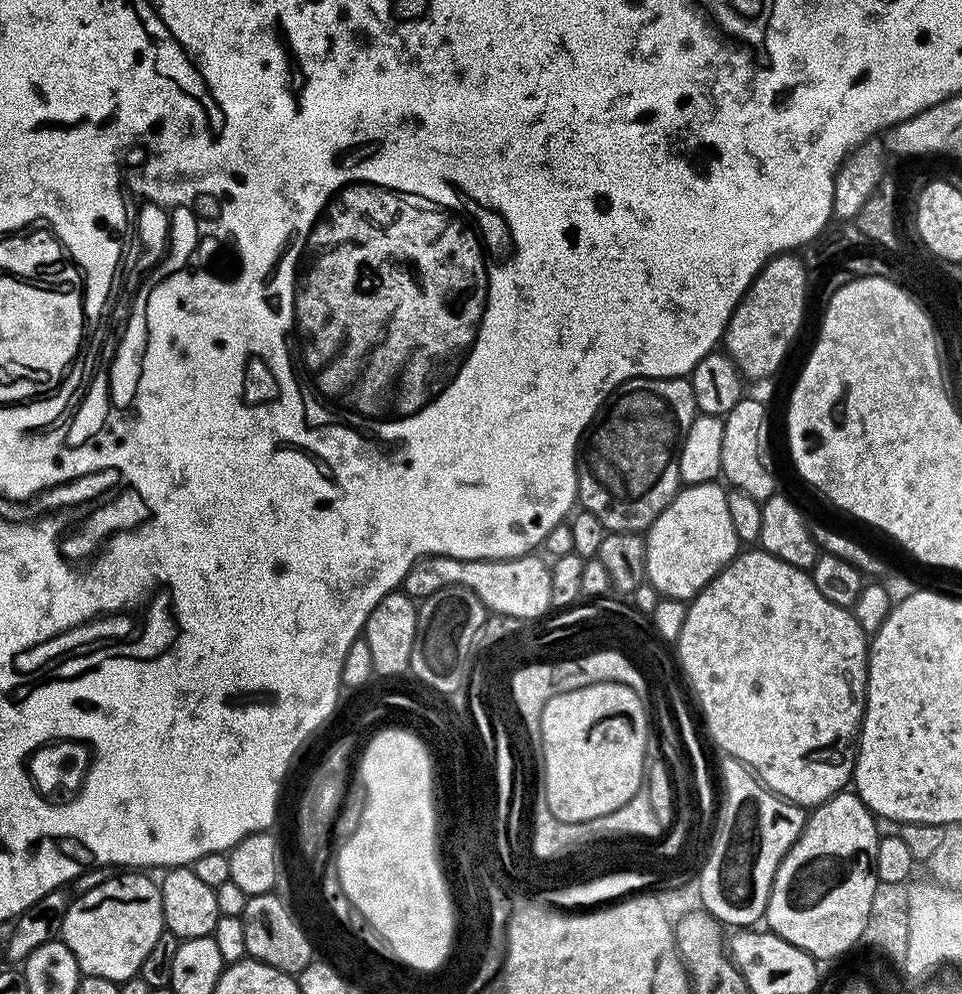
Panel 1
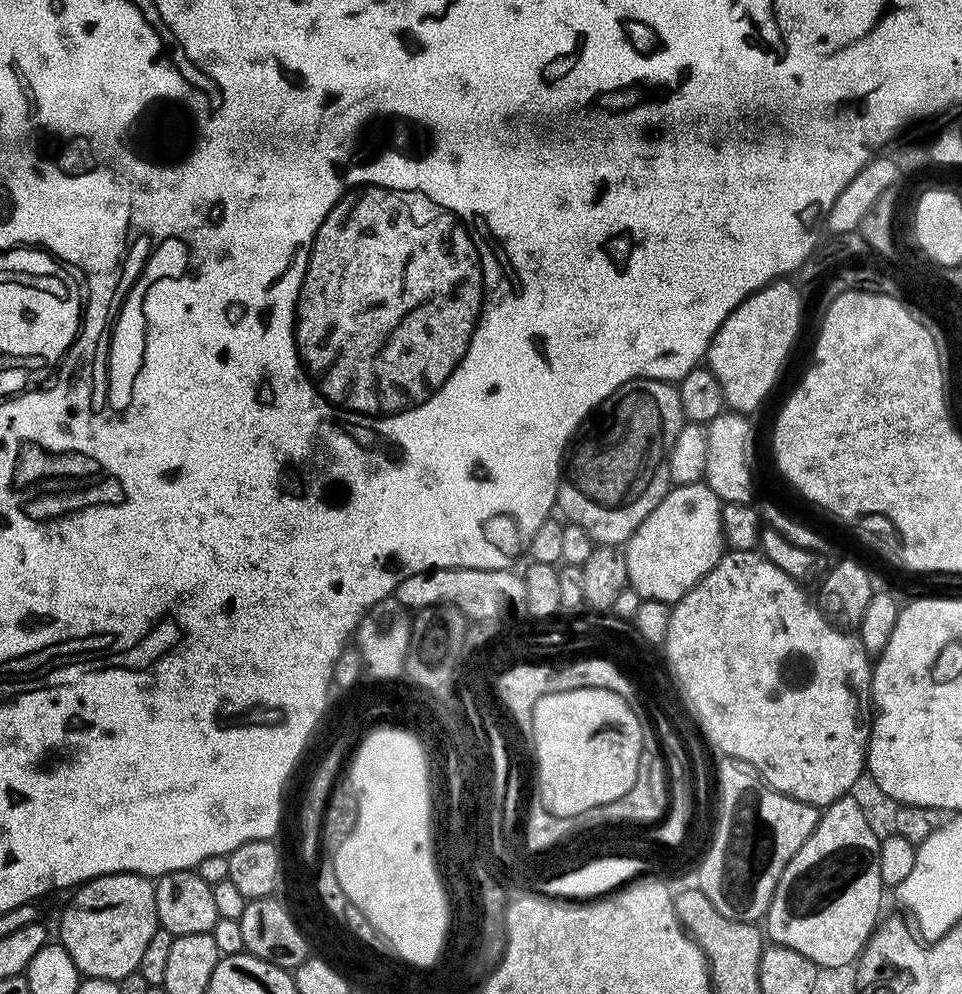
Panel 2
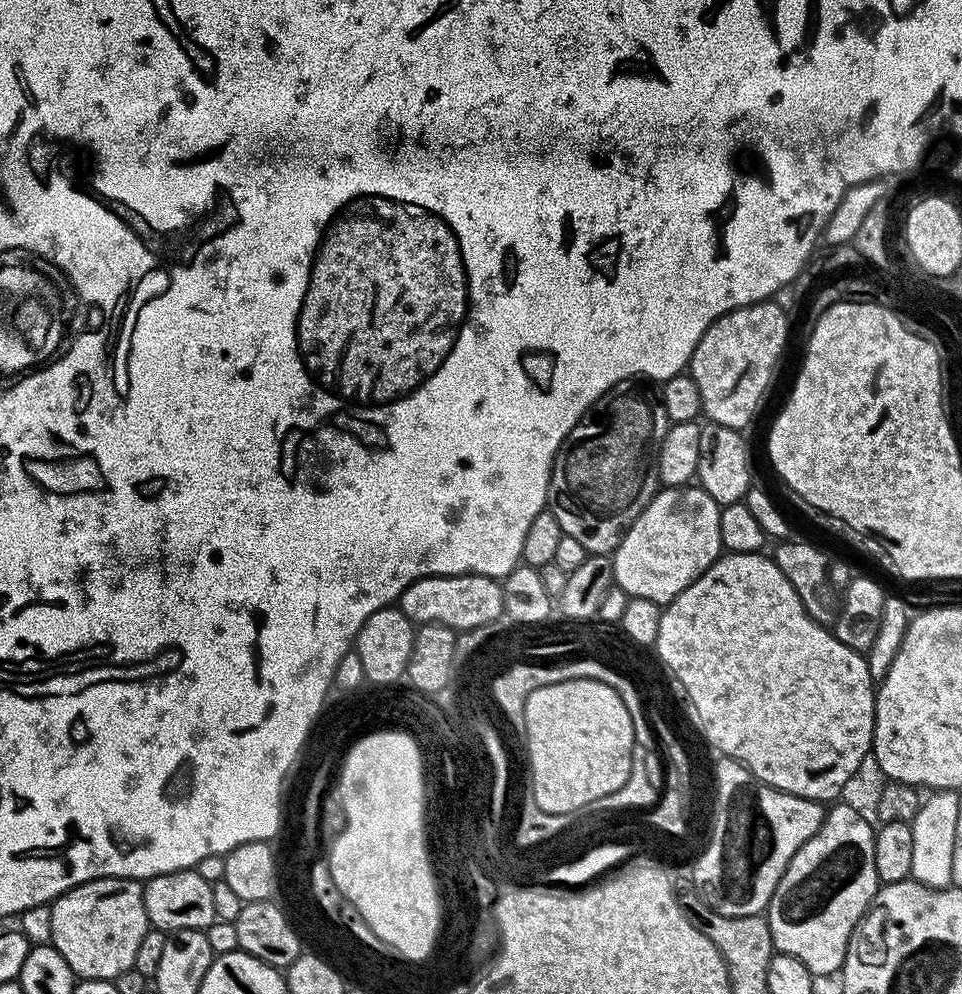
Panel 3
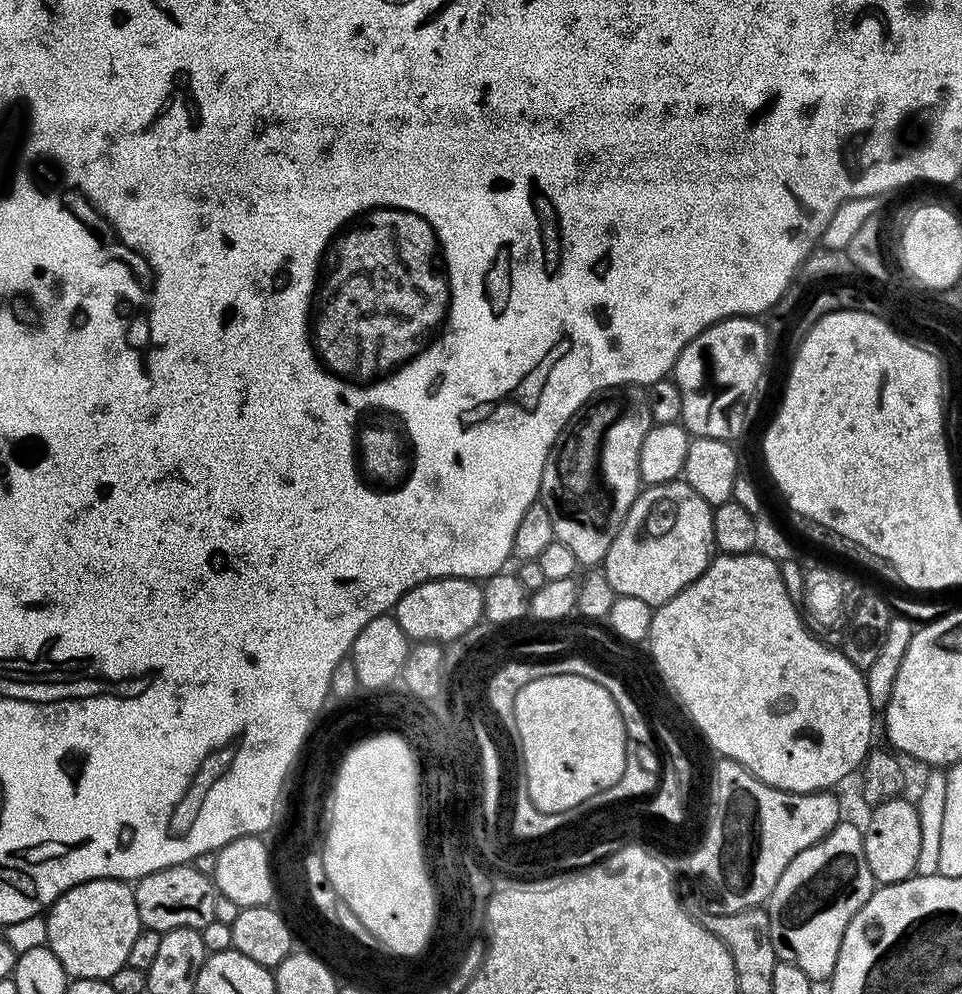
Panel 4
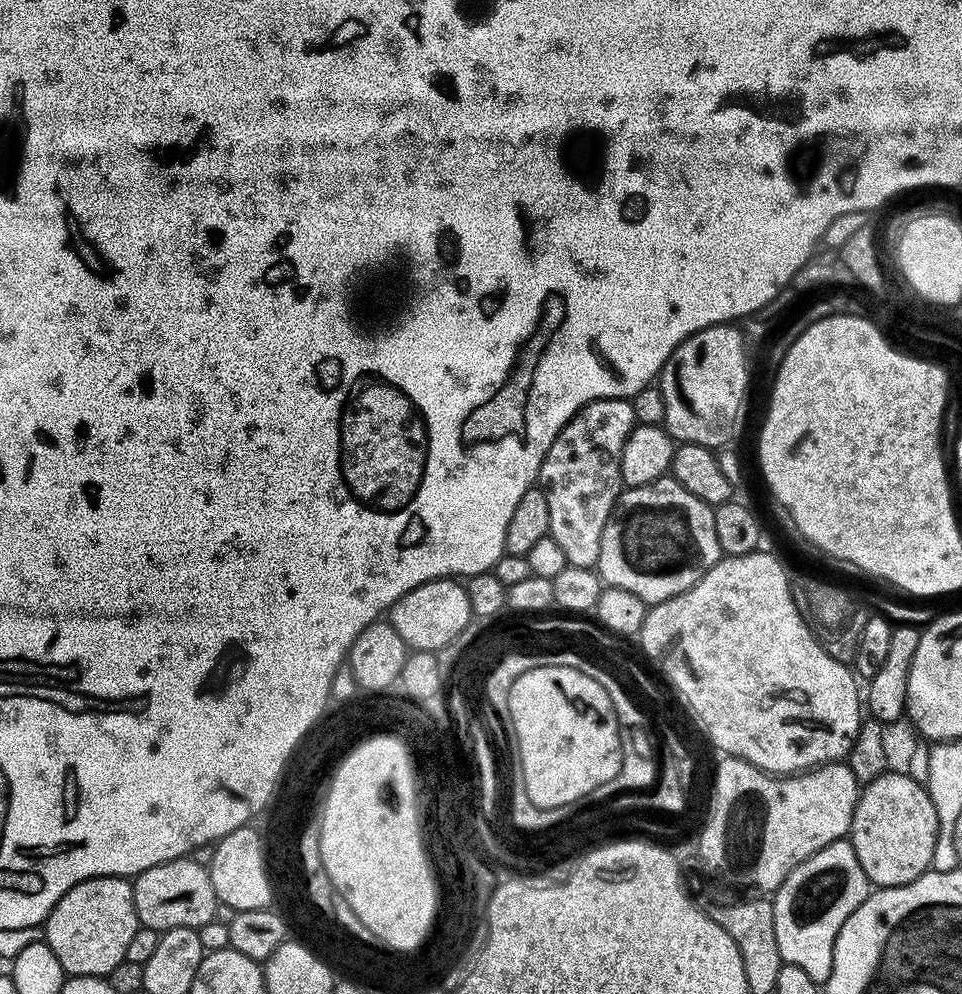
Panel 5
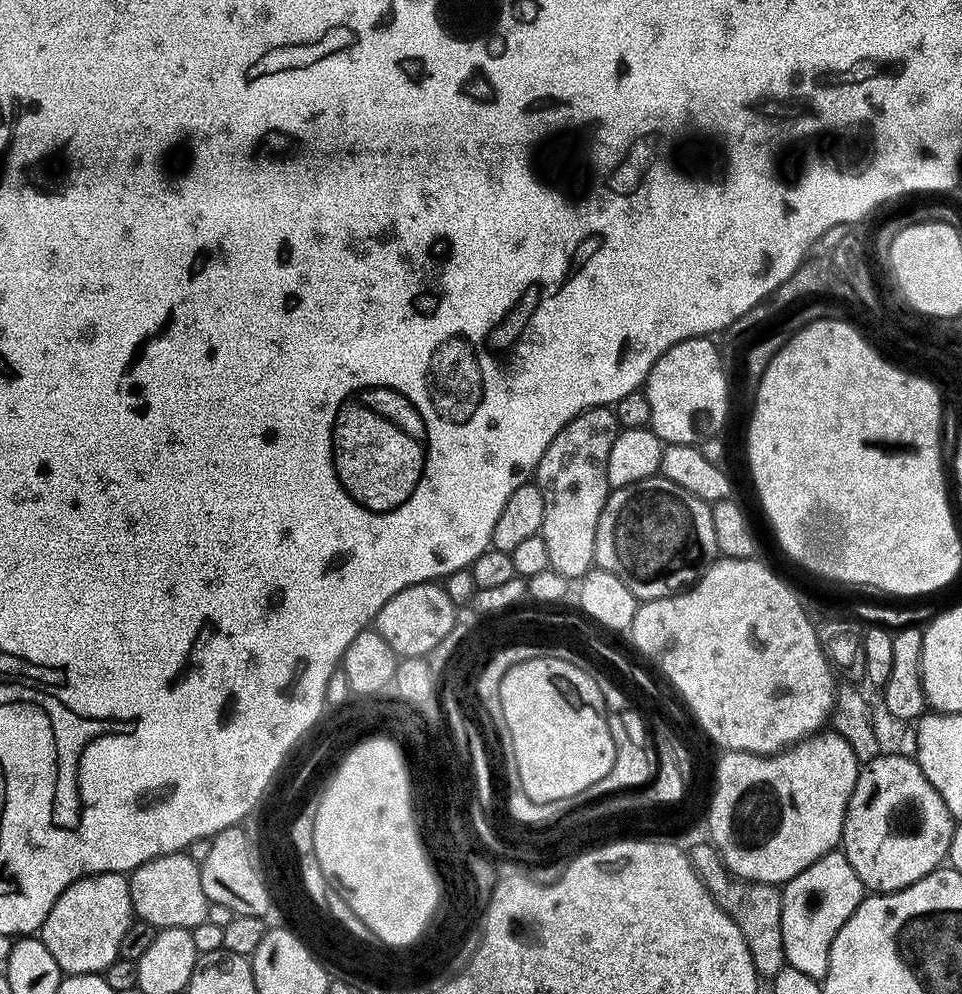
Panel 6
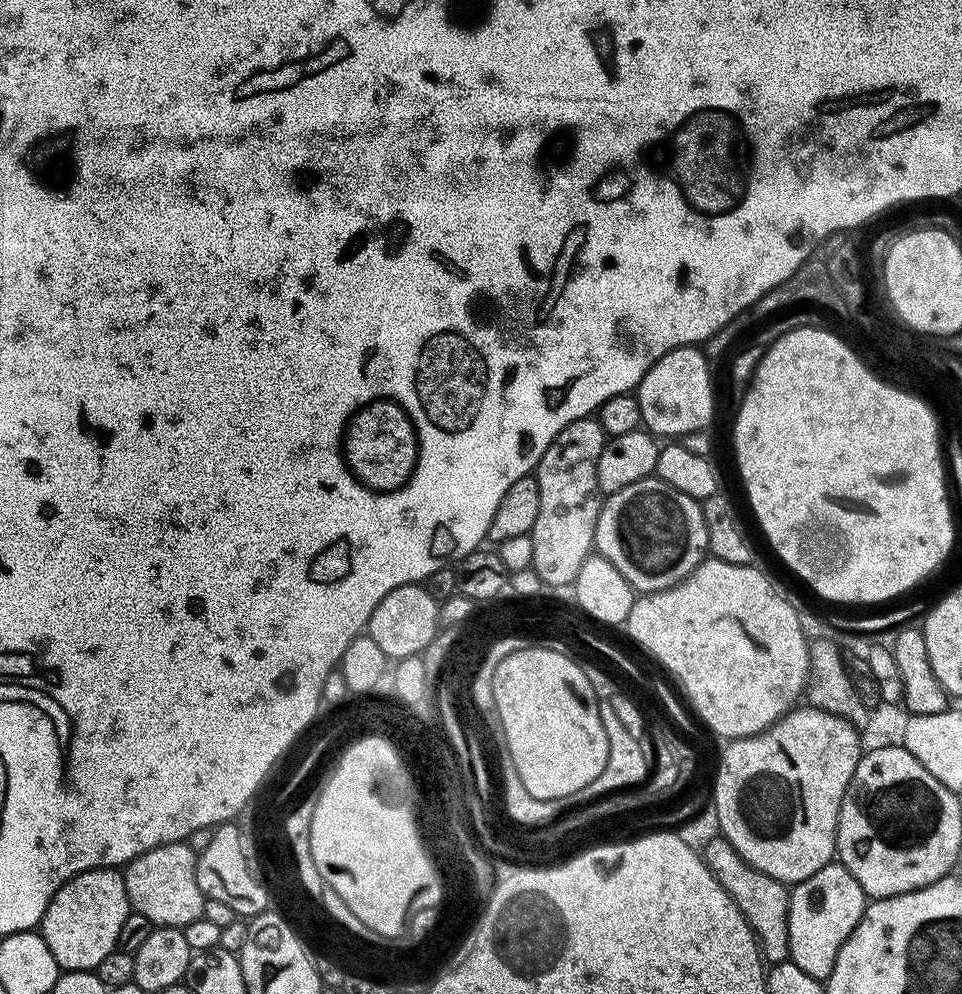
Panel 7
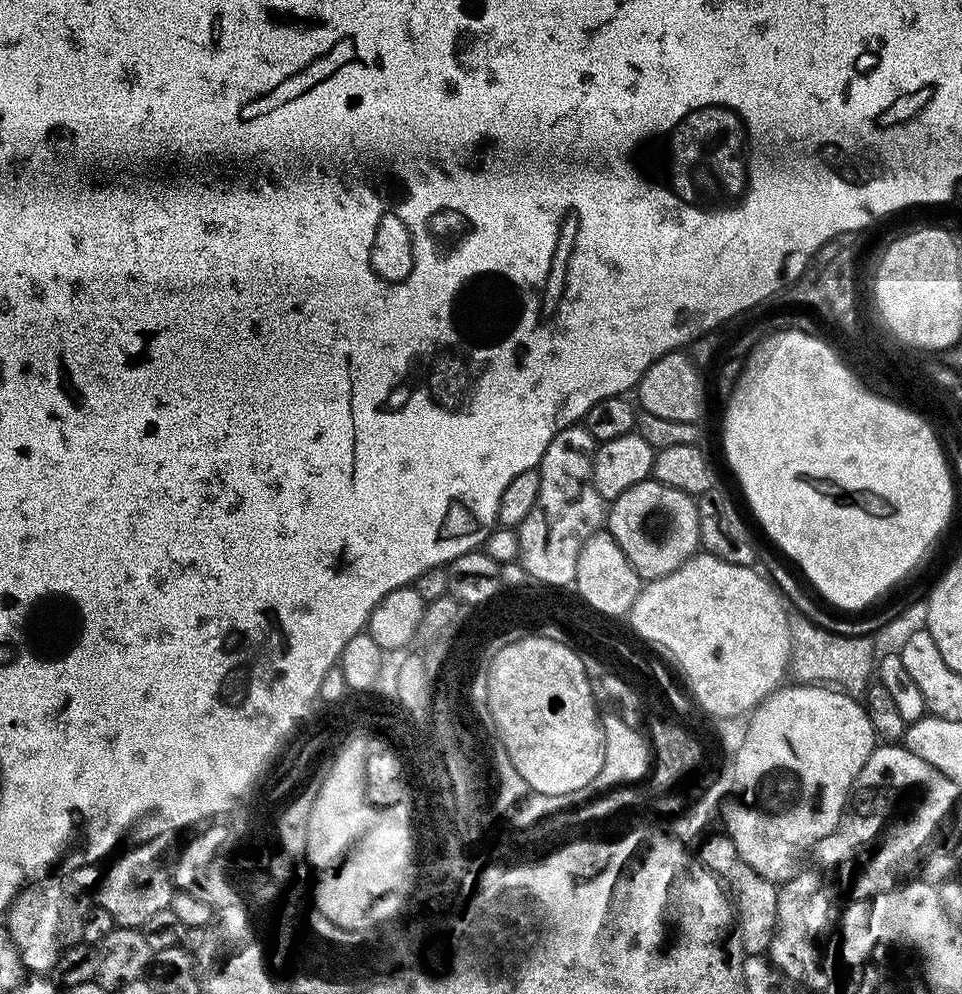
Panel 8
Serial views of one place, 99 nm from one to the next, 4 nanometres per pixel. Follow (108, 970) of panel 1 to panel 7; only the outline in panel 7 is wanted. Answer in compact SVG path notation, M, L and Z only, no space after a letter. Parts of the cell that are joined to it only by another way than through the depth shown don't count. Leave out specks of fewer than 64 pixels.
M119 867L91 868L72 876L54 894L38 931L50 946L50 954L66 972L95 970L106 954L117 951L118 934L130 911L124 873Z

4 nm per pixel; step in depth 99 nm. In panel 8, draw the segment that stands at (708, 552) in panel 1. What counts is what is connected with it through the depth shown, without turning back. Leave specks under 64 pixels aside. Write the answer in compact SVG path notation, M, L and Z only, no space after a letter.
M655 478L630 486L626 494L611 501L606 512L606 531L618 542L641 581L666 578L678 566L697 555L700 548L696 500L682 490L674 490Z

